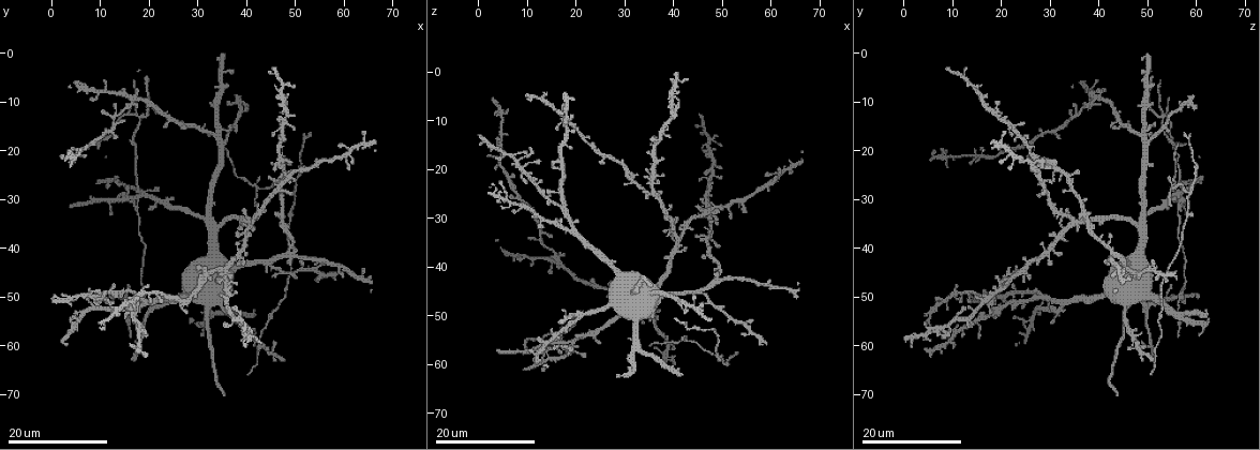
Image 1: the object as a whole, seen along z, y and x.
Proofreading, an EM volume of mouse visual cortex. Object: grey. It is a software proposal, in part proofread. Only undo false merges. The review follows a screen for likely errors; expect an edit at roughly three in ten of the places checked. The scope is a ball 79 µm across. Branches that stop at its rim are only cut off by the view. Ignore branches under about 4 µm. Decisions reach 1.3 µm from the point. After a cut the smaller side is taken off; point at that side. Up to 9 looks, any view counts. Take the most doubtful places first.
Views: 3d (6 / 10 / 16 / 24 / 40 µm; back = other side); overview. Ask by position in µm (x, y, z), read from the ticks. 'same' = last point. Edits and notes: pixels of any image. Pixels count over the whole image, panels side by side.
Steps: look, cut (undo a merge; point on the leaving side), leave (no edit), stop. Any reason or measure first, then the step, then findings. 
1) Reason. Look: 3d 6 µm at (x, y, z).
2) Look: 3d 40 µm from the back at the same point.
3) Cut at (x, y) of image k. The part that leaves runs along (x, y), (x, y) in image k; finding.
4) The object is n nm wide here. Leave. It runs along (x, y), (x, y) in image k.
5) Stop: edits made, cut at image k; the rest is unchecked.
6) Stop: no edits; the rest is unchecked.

Two arms at a narrow angle. Look: 3d 16 µm at (18.0, 13.0, 53.0).

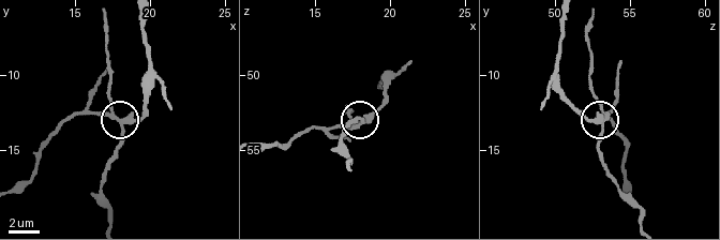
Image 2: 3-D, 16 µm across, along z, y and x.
Look: 3d 10 µm at (17.8, 12.8, 53.4).

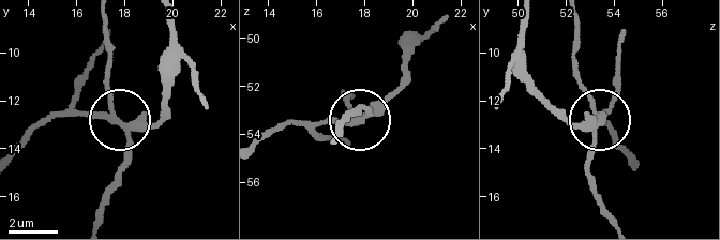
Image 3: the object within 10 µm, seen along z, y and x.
The object is 310 nm wide here. Cut at (151, 124) of image 3. Two cells meet here.

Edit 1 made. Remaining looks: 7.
Redraw. Look: overview.

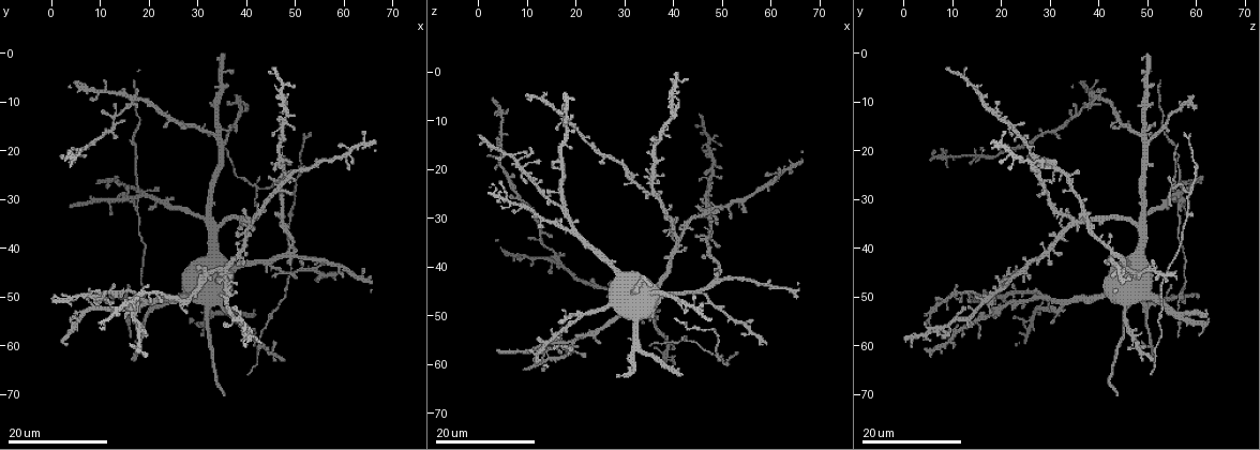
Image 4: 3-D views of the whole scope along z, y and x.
Four or more arms meet. Look: 3d 16 µm at (8.0, 50.0, 18.5).

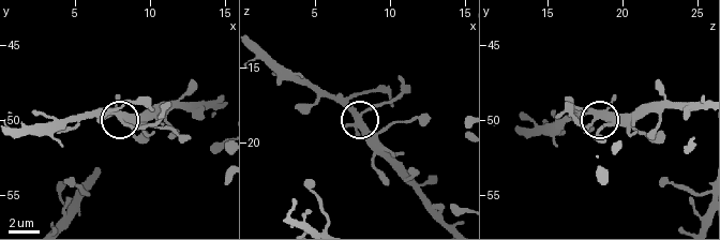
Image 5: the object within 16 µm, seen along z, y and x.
Zoom in. Look: 3d 6 µm at (8.0, 49.8, 18.2).

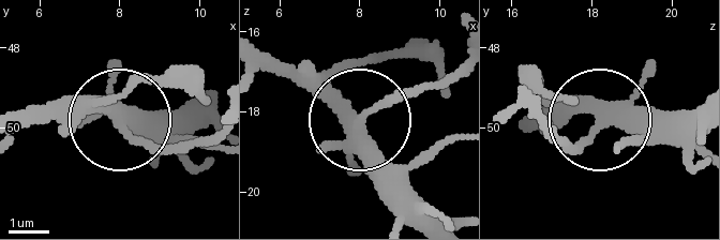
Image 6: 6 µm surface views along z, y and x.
The object is 310 nm wide here. Leave. It runs along (695, 105), (614, 113), (573, 150), (545, 139) in image 6; one cell here.

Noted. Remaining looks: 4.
Arms part here. Look: 3d 24 µm at (42.5, 60.5, 48.0).

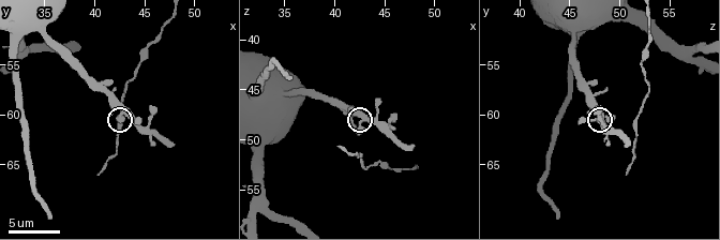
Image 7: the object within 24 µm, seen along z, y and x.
Look: 3d 10 µm at (42.6, 60.0, 48.0).

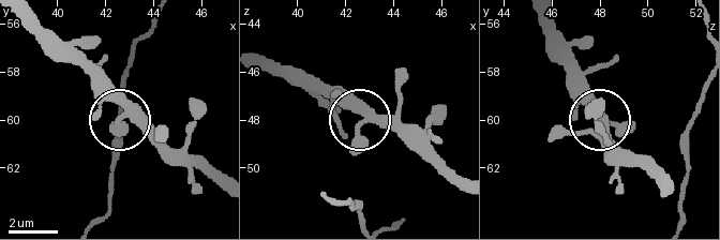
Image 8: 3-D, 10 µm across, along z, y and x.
The side arm is 7 µm long. Leave. It runs along (265, 58), (320, 78), (363, 120), (410, 125) in image 8; all the same cell.

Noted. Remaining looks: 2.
Arms part here. Look: 3d 24 µm at (34.0, 17.0, 48.5).

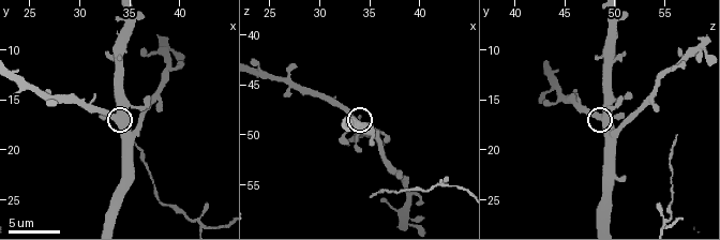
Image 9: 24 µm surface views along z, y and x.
Look: 3d 6 µm at the same point.

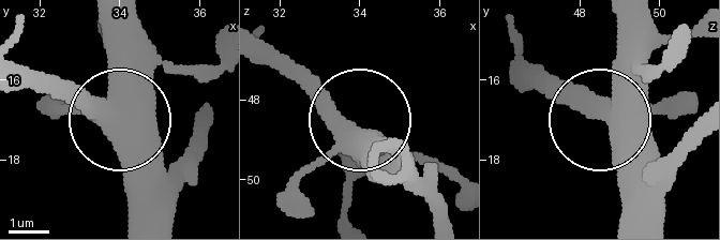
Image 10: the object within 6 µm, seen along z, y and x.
The object is 460 nm wide here. Leave. Continuous, no second cell.

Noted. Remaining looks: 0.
Stop: edits made, cut at image 3; the rest is unchecked.

